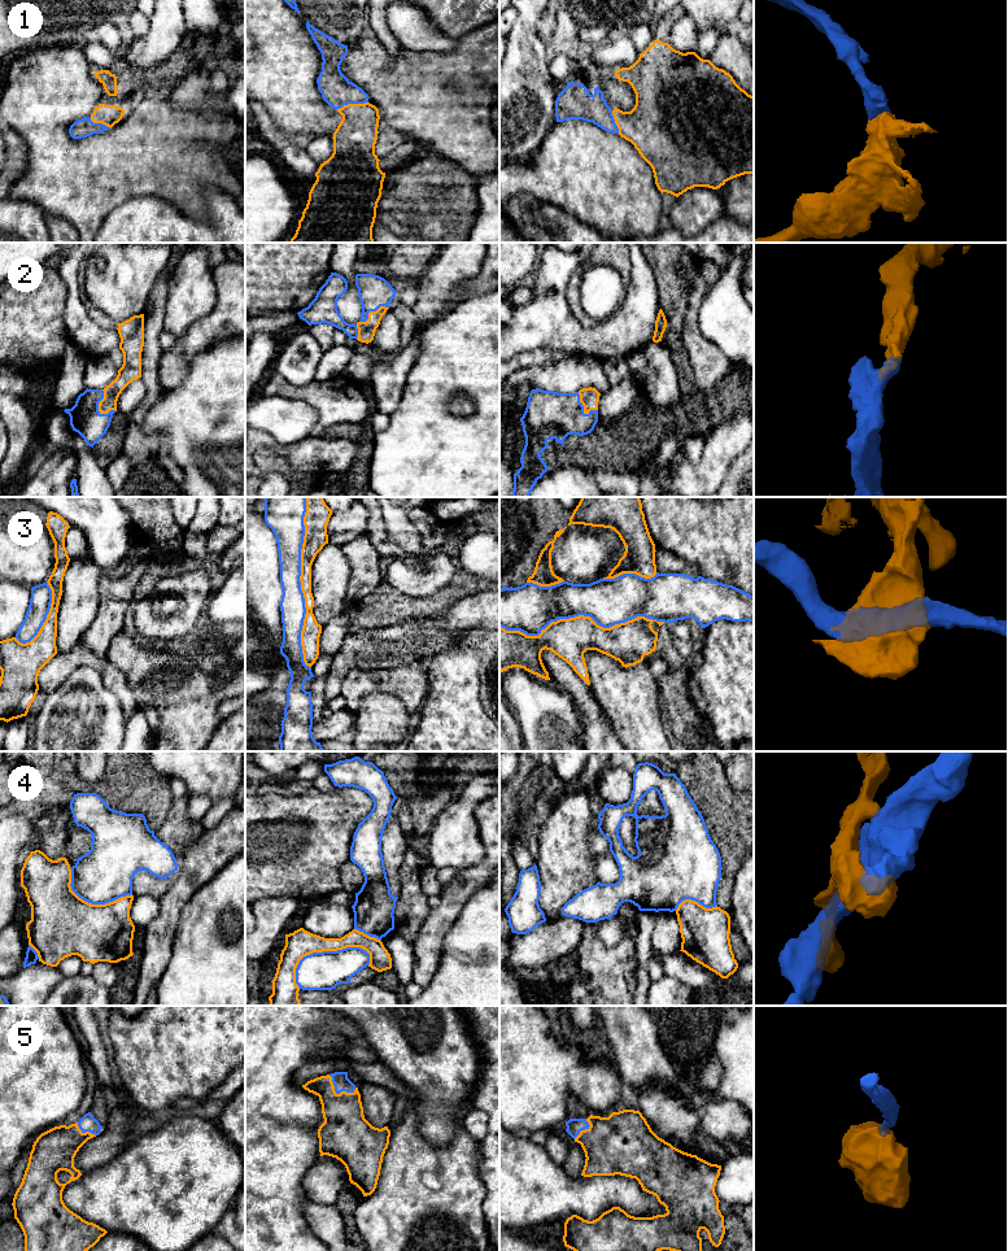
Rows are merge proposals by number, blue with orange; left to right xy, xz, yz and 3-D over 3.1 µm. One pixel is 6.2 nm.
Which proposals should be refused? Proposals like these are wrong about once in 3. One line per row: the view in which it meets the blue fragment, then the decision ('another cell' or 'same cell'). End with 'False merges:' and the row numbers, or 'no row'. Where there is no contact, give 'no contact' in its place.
1: xz | same cell
2: xy | same cell
3: xz | another cell
4: xz | another cell
5: xz | same cell
False merges: 3, 4

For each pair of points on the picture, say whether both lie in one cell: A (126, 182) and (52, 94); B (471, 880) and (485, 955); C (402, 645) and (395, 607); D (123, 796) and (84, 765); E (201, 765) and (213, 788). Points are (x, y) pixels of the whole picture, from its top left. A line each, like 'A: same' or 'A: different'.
A: same
B: different
C: different
D: different
E: same

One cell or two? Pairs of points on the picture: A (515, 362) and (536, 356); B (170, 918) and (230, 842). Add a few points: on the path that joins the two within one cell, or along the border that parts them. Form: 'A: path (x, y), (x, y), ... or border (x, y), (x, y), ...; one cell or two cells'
A: path (520, 361), (531, 358); one cell
B: path (177, 897), (187, 884), (190, 875), (209, 855); one cell

